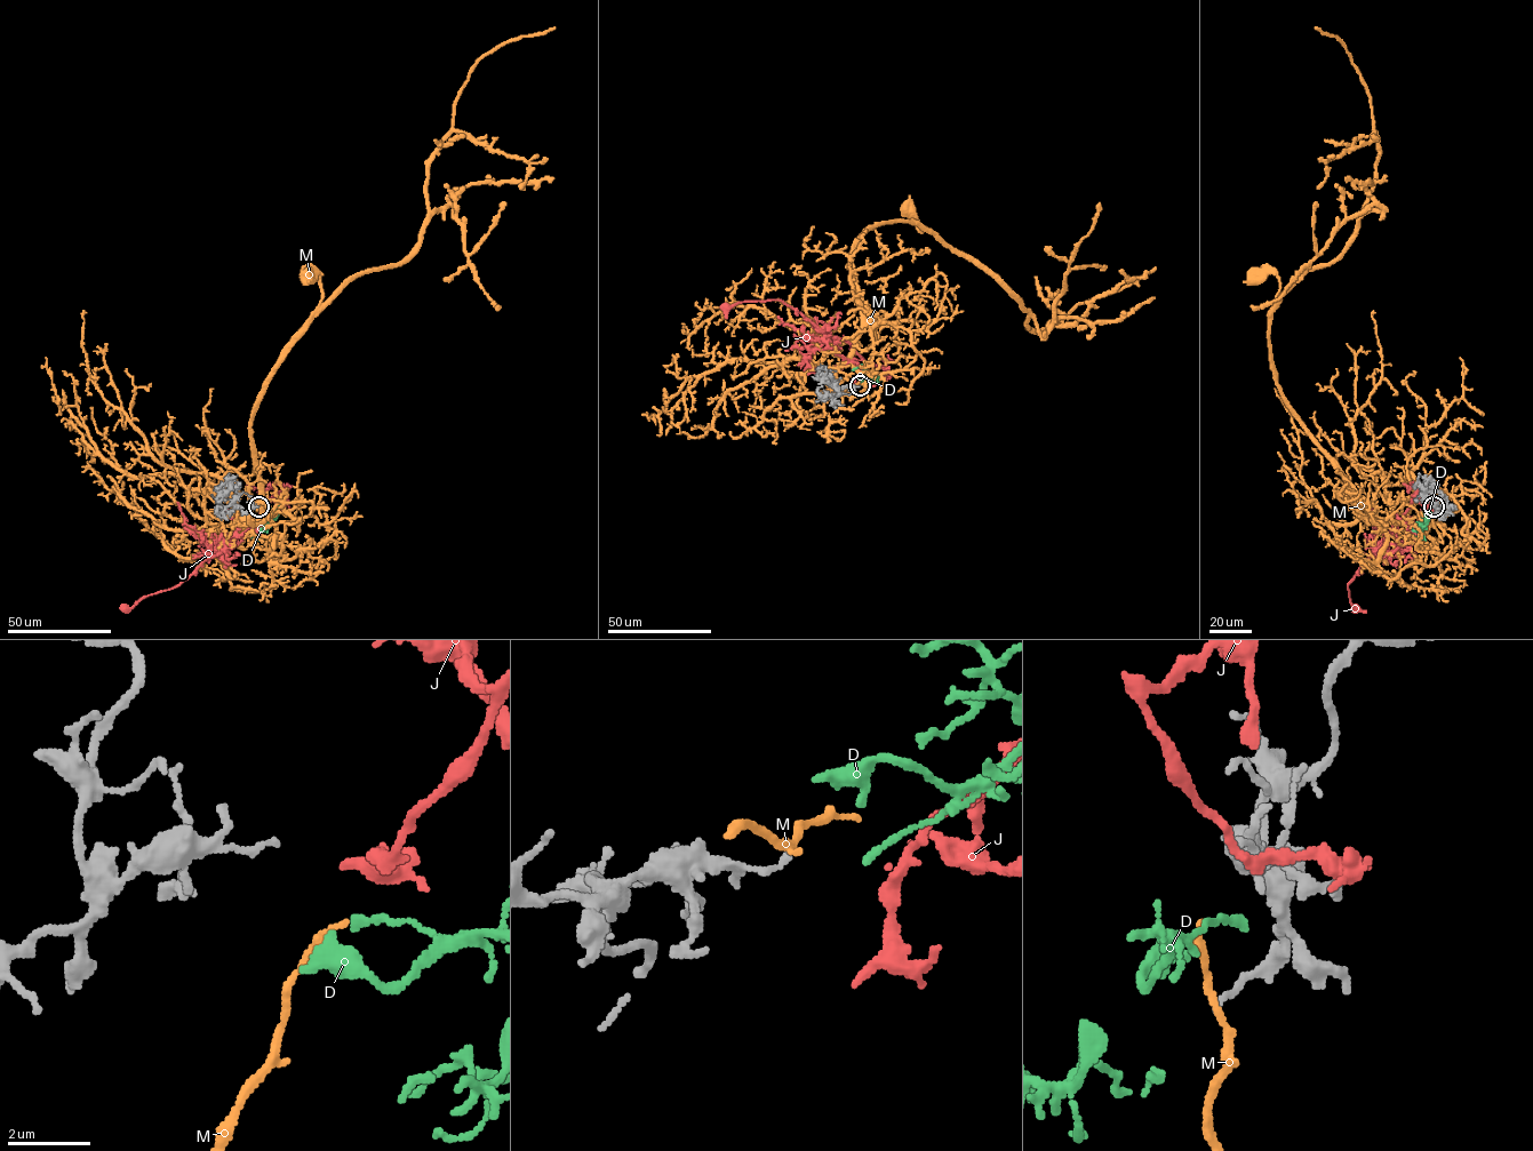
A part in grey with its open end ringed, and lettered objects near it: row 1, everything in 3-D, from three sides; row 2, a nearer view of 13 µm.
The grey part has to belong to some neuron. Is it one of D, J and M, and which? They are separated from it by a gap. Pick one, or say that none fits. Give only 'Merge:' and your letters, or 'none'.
Merge: D

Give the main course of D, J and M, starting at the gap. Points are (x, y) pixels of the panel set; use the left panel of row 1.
D: (262, 510), (271, 511), (271, 517), (263, 529), (250, 537)
J: (263, 506), (282, 489), (244, 532), (216, 554), (206, 558), (180, 584), (143, 596), (125, 609)
M: (261, 511), (245, 536), (237, 524), (236, 534), (261, 513), (254, 409), (321, 297), (320, 272), (308, 274)

